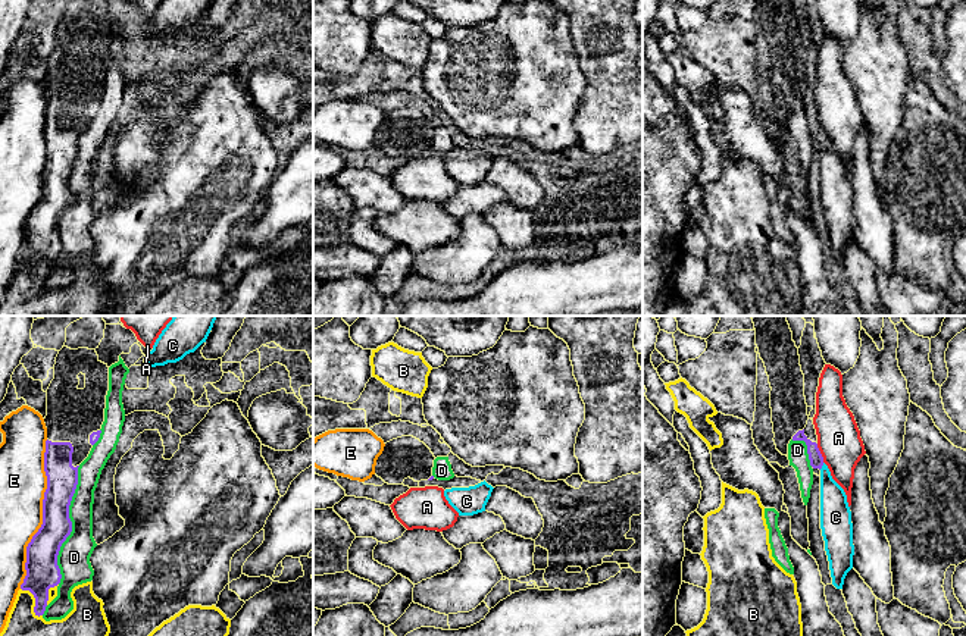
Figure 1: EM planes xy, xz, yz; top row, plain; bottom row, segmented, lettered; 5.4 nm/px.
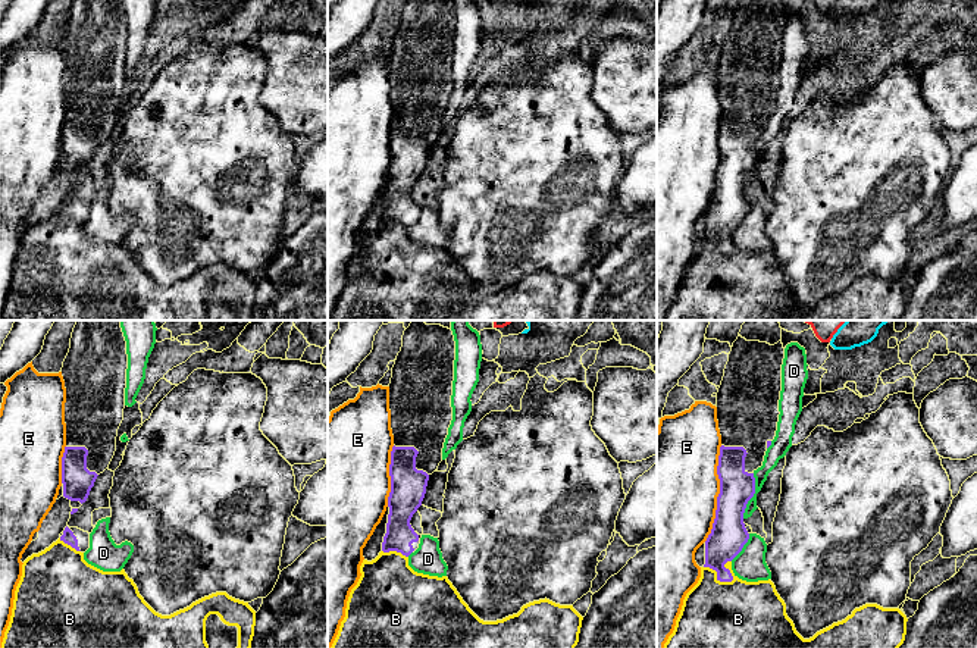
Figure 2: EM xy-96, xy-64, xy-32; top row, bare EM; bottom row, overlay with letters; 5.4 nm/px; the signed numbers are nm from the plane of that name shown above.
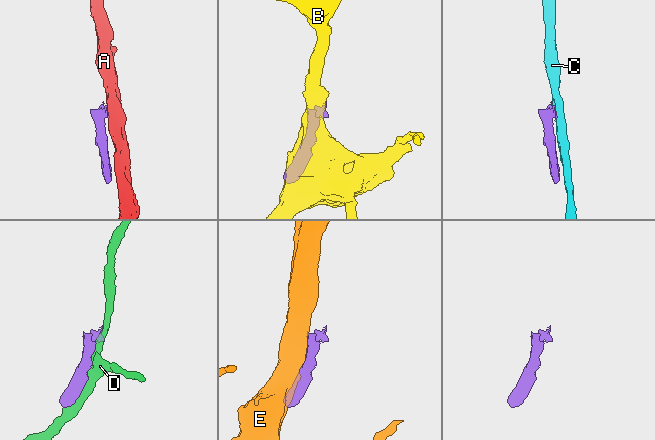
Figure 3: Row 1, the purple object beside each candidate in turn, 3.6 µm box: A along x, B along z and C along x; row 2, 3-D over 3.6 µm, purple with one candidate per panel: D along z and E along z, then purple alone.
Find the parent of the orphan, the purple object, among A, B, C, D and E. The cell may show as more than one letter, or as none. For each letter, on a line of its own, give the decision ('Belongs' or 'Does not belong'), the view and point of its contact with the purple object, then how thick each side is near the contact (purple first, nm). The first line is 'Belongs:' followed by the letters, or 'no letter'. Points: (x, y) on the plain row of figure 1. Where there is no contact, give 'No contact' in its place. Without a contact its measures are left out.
Belongs: no letter
A: Does not belong. Touches purple at yz (819, 124). Thickness 80 nm (purple) against 240 nm
B: Does not belong. Touches purple at xy (36, 272). Thickness 180 nm (purple) against 320 nm
C: Does not belong. Touches purple at yz (822, 135). Thickness 80 nm (purple) against 160 nm
D: Does not belong. Touches purple at xy (71, 196). Thickness 180 nm (purple) against 180 nm
E: Does not belong. Touches purple at xy (43, 185). Thickness 180 nm (purple) against 260 nm

